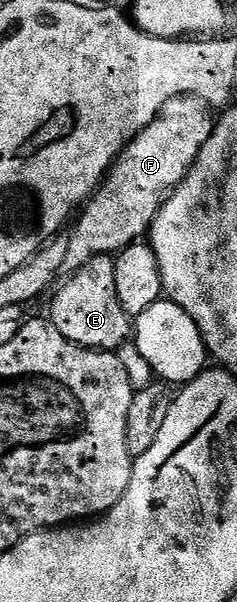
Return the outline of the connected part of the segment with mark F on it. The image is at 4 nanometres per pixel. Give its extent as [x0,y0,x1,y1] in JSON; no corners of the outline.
[64,94,215,273]

